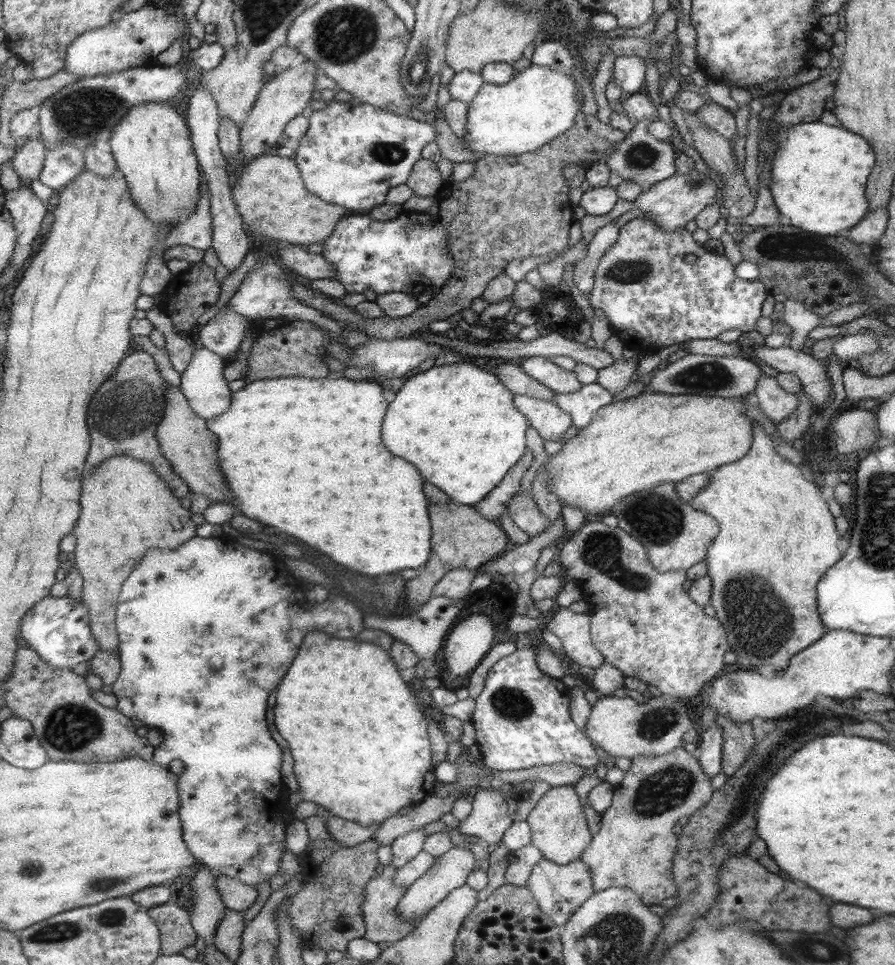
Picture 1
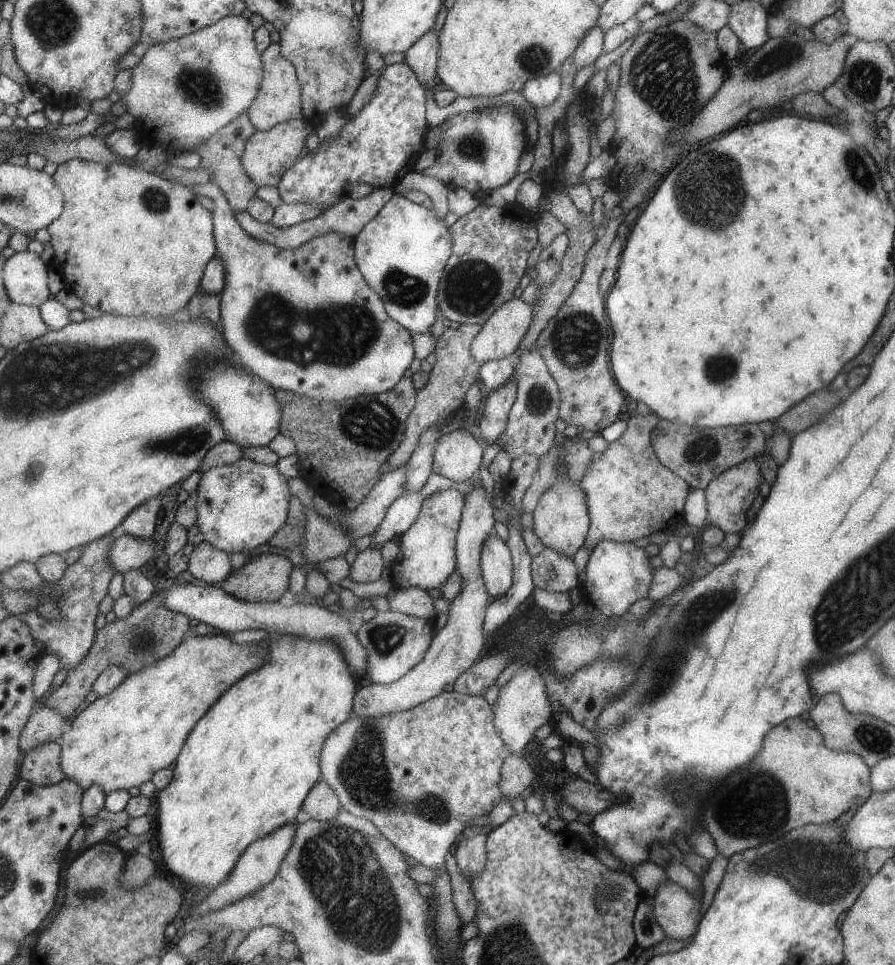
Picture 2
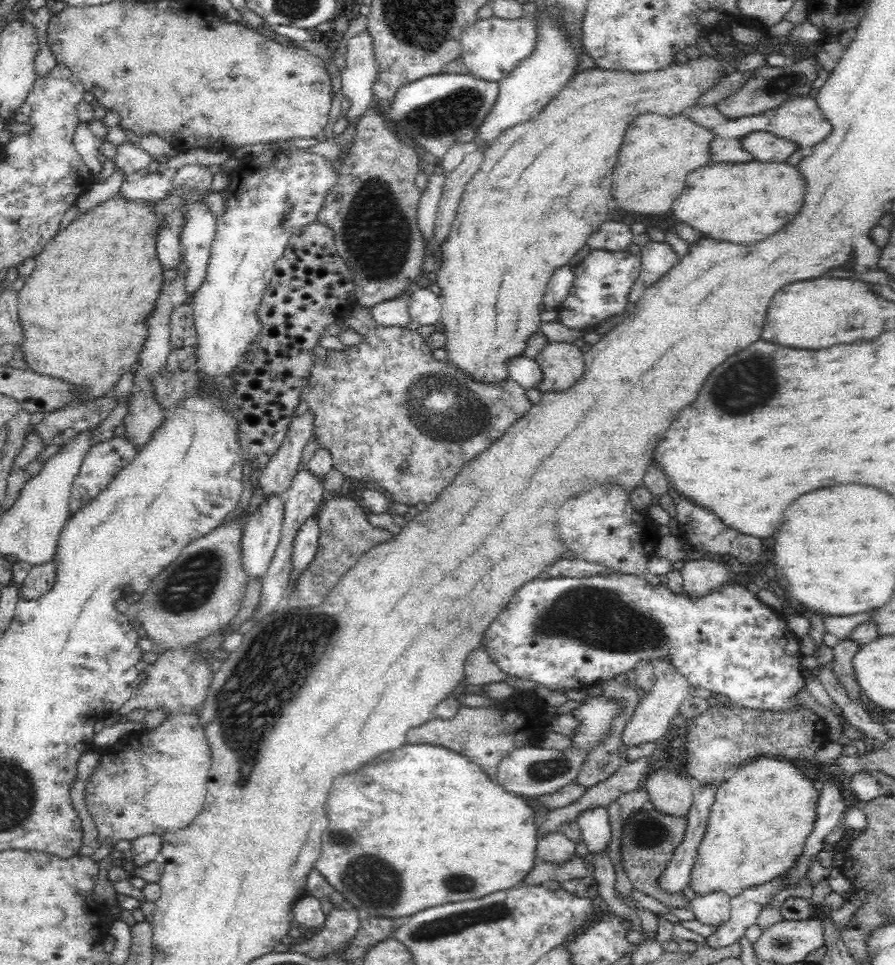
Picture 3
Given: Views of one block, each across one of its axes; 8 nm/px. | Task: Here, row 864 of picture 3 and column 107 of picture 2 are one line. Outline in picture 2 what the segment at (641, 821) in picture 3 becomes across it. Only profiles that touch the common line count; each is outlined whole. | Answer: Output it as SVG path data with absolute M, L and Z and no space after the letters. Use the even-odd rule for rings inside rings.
M151 595L145 602L135 605L124 619L116 618L96 632L95 642L88 655L70 670L62 685L49 695L43 706L58 710L65 718L71 718L85 702L87 694L94 690L96 680L106 668L121 665L128 674L156 663L179 646L191 625L188 617L169 610L157 595Z

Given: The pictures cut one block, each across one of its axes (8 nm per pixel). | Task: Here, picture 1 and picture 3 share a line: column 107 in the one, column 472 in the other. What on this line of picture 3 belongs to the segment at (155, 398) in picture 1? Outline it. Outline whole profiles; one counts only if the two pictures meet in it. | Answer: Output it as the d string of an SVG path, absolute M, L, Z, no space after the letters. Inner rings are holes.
M357 305L343 319L344 328L363 335L363 341L353 347L346 347L343 351L328 351L325 359L315 360L315 365L311 370L311 377L308 384L303 388L301 400L312 408L315 414L314 433L319 446L327 448L331 452L333 468L339 470L345 477L355 478L362 482L375 482L386 489L390 494L390 501L400 502L406 506L414 506L418 502L424 502L426 505L432 505L438 500L439 494L452 484L460 468L470 462L472 458L478 456L490 445L493 445L511 426L519 421L534 404L526 398L526 389L522 388L511 378L502 385L486 385L476 383L464 374L456 372L452 365L445 364L444 361L438 361L432 356L432 351L428 348L424 337L420 337L416 330L407 327L380 326L374 323L370 309Z

